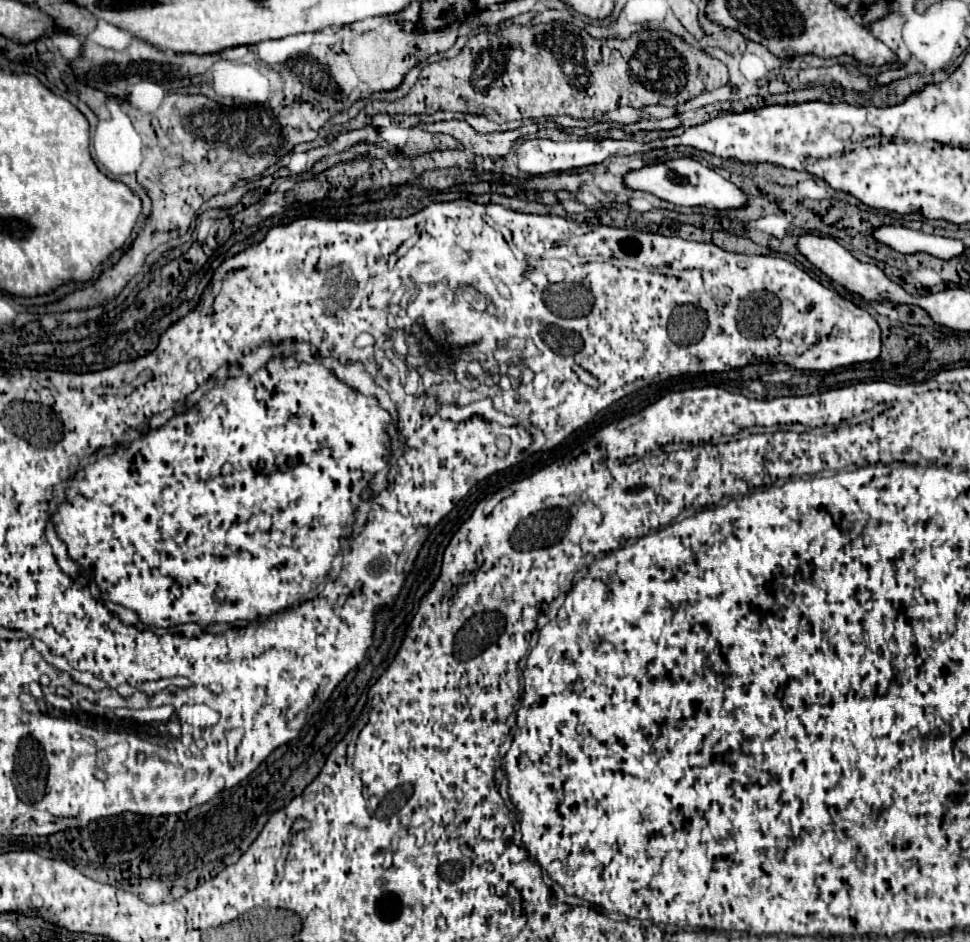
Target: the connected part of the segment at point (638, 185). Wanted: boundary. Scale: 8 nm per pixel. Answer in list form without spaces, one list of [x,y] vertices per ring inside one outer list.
[[[690,156],[672,158],[672,160],[656,162],[656,164],[646,164],[638,170],[626,172],[624,184],[630,190],[644,190],[644,192],[656,194],[658,198],[678,204],[678,206],[706,206],[706,208],[716,208],[716,210],[746,206],[746,194],[740,188],[736,188],[732,182],[724,180],[712,168],[700,164],[698,160],[694,160]]]

